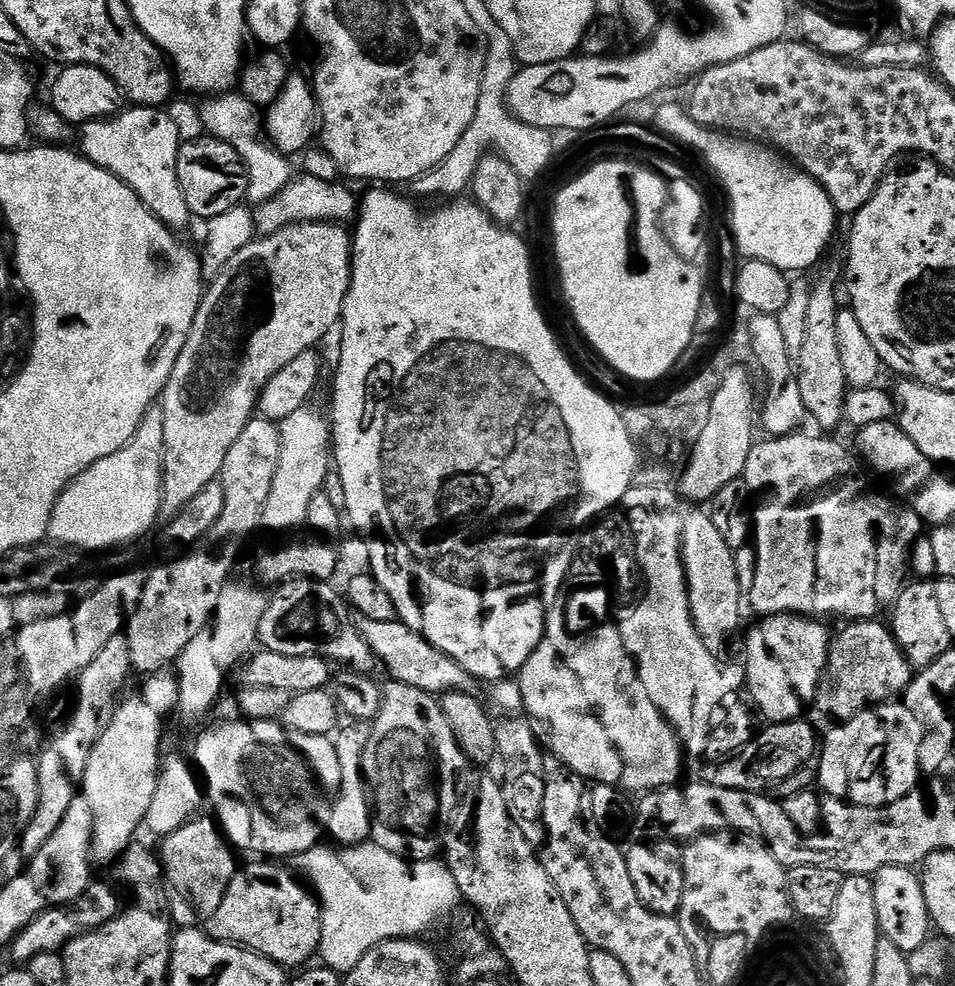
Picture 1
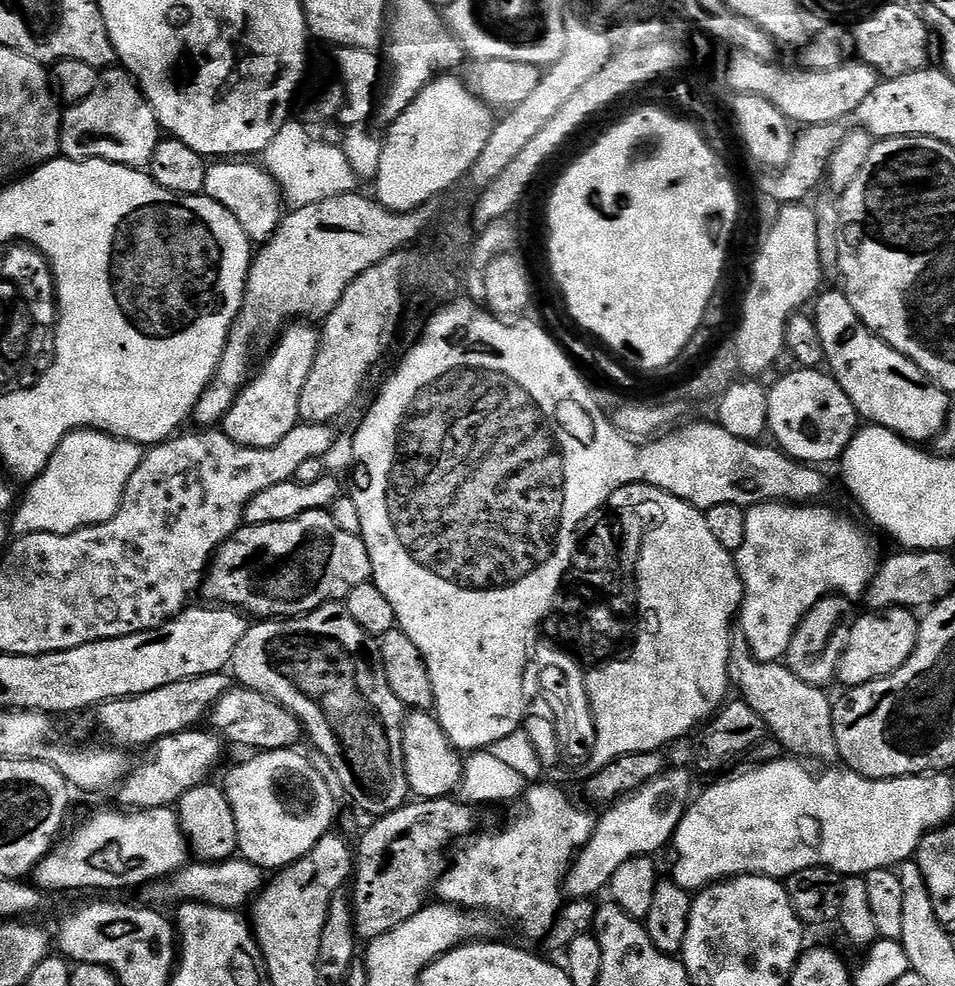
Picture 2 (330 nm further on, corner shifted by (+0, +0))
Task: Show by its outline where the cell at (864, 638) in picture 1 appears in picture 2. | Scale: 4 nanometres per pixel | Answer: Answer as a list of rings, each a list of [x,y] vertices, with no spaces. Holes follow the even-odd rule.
[[[835,594],[822,598],[813,608],[804,613],[804,620],[790,638],[786,665],[804,683],[814,688],[823,689],[826,684],[836,680],[836,671],[840,661],[840,651],[848,641],[849,601]],[[848,616],[848,617],[847,617]],[[844,619],[845,624],[844,624]],[[832,644],[833,652],[824,652]]]

